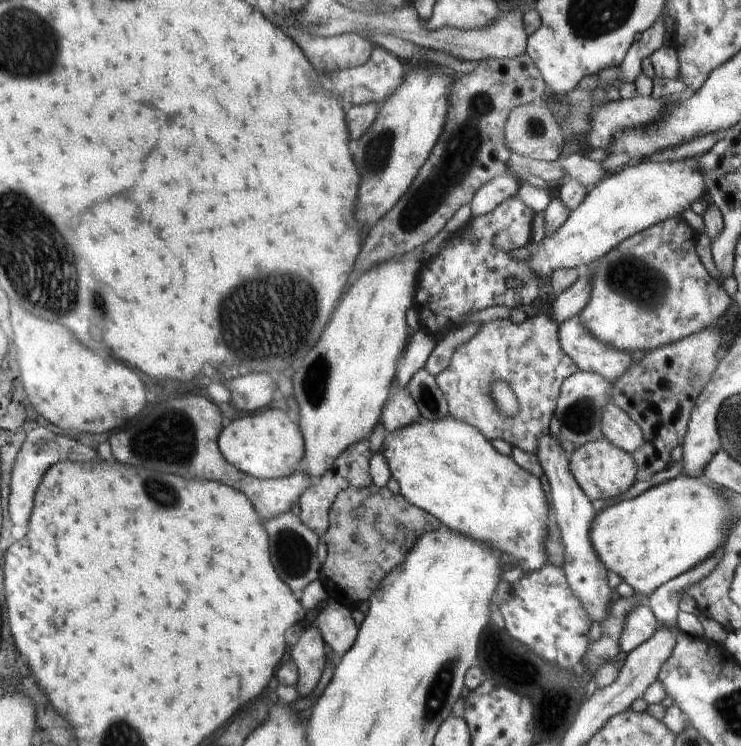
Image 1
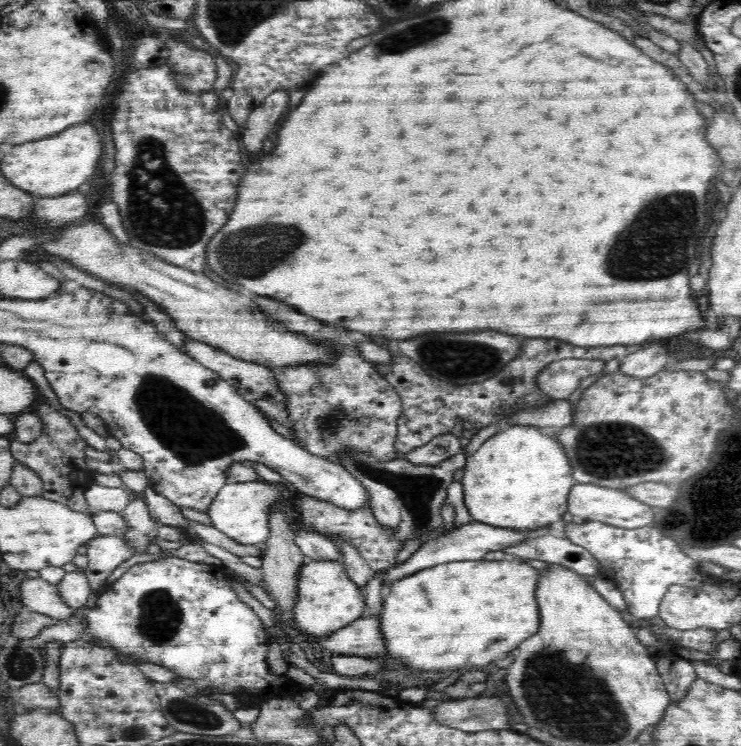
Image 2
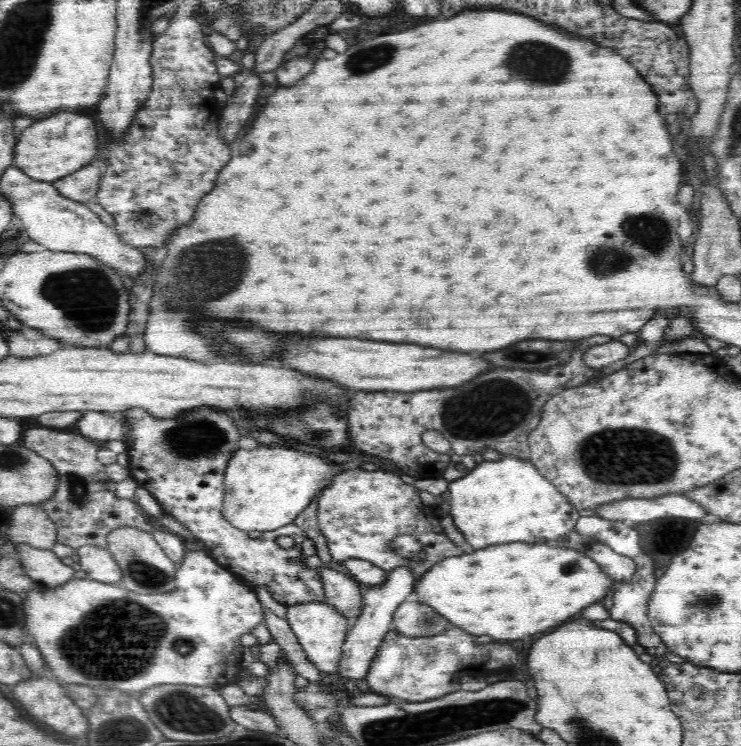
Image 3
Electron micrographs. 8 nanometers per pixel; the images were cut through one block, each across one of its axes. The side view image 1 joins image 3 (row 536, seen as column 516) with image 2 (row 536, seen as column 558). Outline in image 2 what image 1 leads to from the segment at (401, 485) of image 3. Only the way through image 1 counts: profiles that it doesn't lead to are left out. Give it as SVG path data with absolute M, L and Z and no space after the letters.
M304 495L299 509L302 513L302 523L308 530L316 531L326 536L340 535L340 537L344 537L346 541L350 541L358 549L358 553L372 567L374 574L394 564L398 552L402 549L403 542L395 537L397 532L393 532L391 528L380 526L369 505L358 511L350 511L336 507L336 505L325 500L318 500L313 496Z

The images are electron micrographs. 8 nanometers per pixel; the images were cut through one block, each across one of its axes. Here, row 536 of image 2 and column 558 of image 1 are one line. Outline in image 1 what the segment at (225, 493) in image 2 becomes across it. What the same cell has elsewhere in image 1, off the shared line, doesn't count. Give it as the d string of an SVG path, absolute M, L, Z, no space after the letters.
M698 159L640 160L602 178L553 235L545 236L540 245L535 242L529 244L534 256L528 262L535 276L539 279L550 276L557 268L588 268L590 263L603 257L624 239L681 215L696 200L704 202L707 186Z

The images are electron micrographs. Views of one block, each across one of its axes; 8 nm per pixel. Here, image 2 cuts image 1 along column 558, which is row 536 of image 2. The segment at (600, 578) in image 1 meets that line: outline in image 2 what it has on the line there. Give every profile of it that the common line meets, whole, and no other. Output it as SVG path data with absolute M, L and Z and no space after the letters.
M474 520L467 524L460 525L455 531L447 535L440 535L434 539L423 543L414 554L405 562L388 570L386 572L386 586L391 582L396 582L405 576L414 574L430 567L438 566L438 564L446 564L448 562L456 562L456 560L478 560L482 561L484 556L496 550L504 550L508 546L514 544L522 544L530 538L530 531L518 531L518 529L498 527Z

